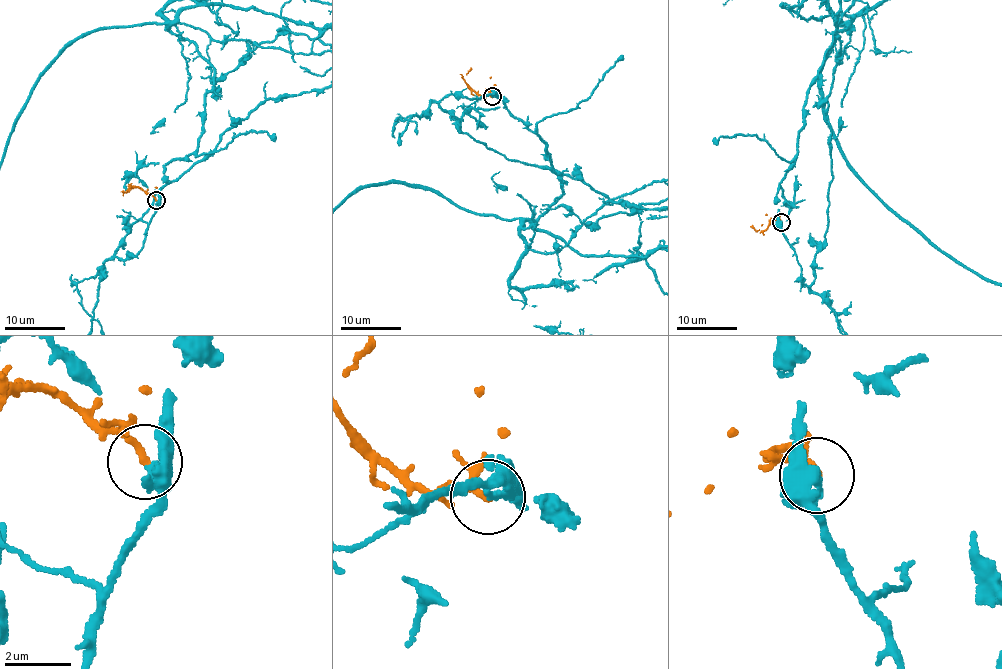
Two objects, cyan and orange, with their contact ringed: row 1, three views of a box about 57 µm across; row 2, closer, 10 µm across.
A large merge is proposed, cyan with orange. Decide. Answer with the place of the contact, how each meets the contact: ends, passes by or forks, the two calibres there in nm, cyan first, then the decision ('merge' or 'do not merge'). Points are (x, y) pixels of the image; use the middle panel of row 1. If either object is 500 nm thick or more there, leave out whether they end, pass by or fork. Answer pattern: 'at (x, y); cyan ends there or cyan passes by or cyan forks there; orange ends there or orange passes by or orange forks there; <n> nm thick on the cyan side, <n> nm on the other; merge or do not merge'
at (492, 96); cyan ends there; orange ends there; 340 nm thick on the cyan side, 200 nm on the other; do not merge

